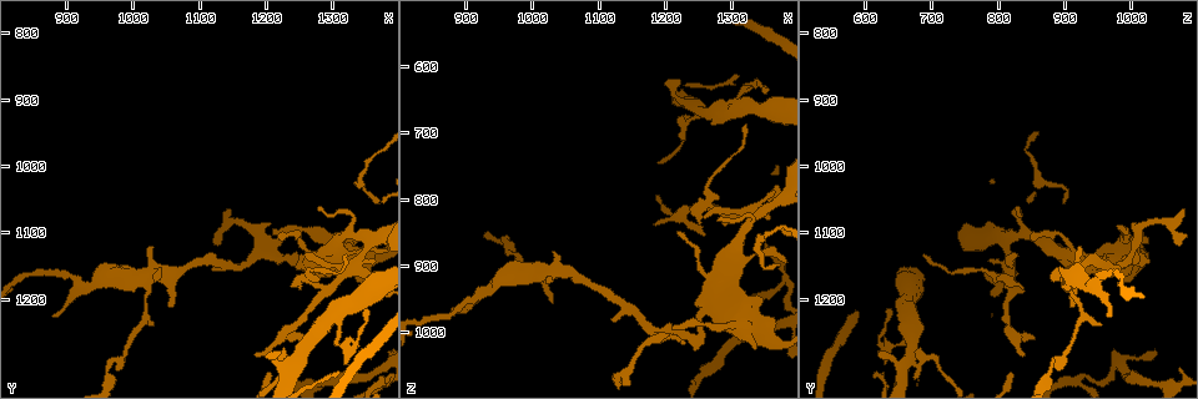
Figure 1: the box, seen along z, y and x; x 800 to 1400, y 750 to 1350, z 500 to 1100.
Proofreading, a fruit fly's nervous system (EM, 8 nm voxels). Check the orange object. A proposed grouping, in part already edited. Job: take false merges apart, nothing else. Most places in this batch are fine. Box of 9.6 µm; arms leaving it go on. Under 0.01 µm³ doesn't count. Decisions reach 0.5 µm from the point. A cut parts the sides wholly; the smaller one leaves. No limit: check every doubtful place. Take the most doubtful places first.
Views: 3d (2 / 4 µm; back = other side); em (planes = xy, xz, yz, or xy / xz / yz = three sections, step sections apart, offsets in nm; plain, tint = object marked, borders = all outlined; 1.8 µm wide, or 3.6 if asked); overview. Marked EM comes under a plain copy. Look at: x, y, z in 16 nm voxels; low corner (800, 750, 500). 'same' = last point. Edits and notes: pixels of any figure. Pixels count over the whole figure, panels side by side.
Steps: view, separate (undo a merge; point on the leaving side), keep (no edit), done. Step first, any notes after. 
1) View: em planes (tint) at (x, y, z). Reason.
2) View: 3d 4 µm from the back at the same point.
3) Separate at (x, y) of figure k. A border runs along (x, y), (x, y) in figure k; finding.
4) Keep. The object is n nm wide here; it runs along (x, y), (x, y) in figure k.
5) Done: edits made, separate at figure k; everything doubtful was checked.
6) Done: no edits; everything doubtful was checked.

View: em 3.6 µm xz step 8 (tint) at (1220, 1140, 1010). Branch point.

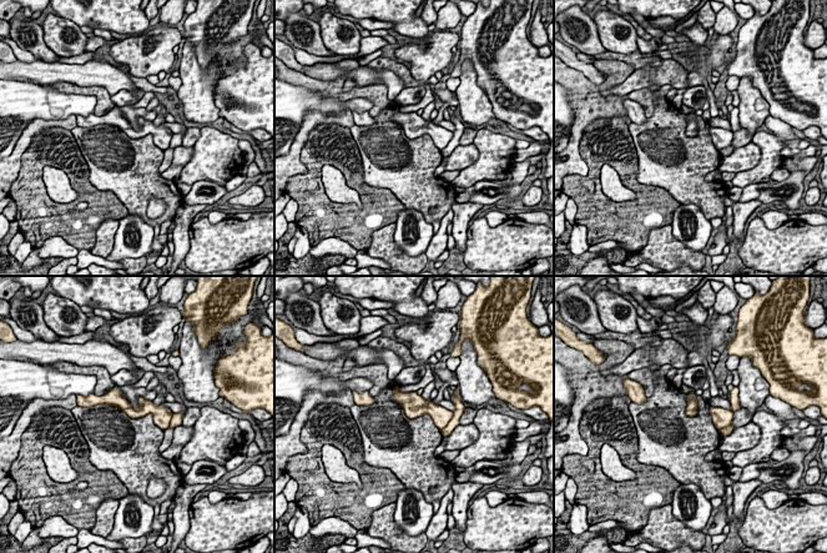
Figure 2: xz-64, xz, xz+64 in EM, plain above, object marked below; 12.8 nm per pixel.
View: em 3.6 µm planes (borders) at the same point. Cut it another way.

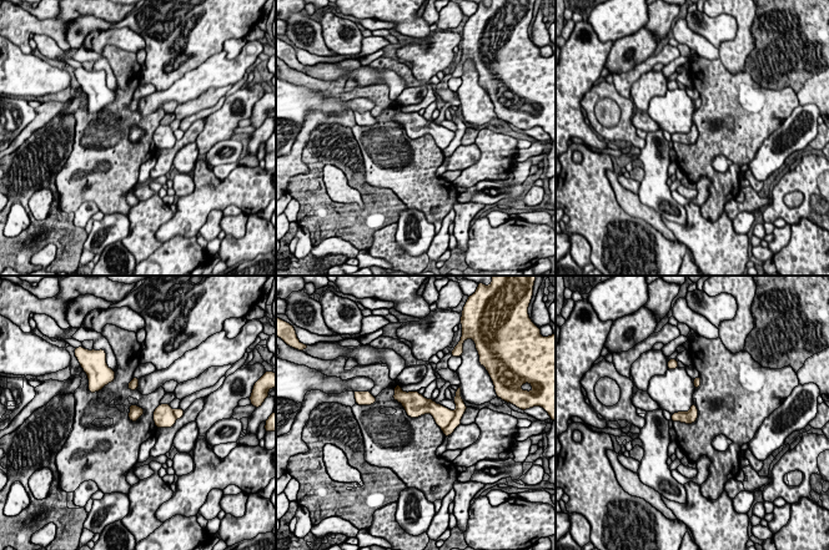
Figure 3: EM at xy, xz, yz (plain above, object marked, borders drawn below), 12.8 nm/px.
Separate at (442, 415) of figure 3. A border runs along (455, 412), (451, 422), (442, 429) in figure 3; two neurons meet here.

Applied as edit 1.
View: overview. See it whole again.

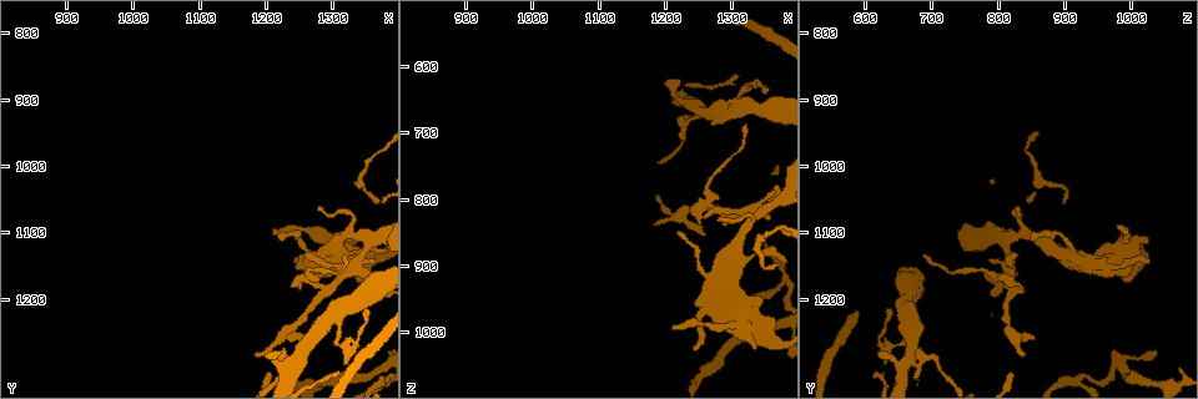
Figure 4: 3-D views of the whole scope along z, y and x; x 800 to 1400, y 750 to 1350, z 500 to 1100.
View: 3d 4 µm at (1250, 1290, 665). Small branch off a trunk.

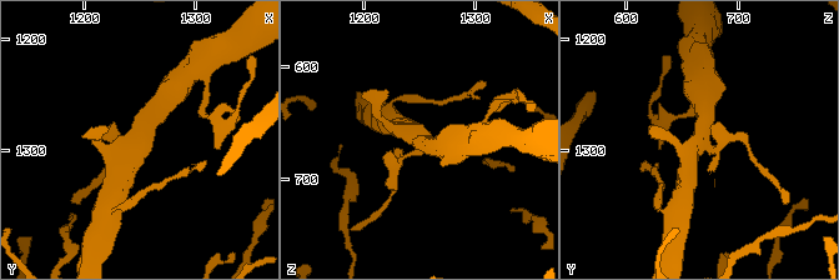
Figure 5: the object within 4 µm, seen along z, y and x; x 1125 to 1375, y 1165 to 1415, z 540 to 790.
View: em yz step 4 (tint) at (1250, 1290, 668). 4 arms meet here; now the EM.

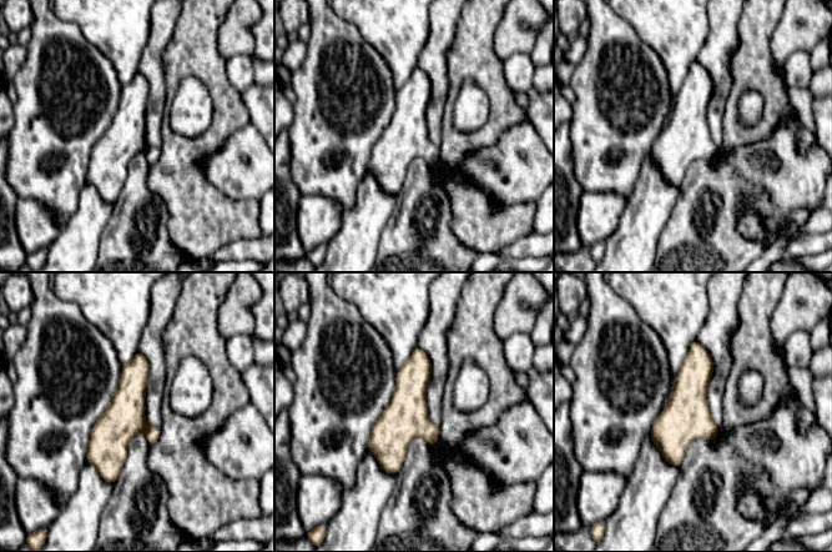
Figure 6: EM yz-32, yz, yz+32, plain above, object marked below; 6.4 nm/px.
View: em planes (tint) at the same point. Cut it another way.

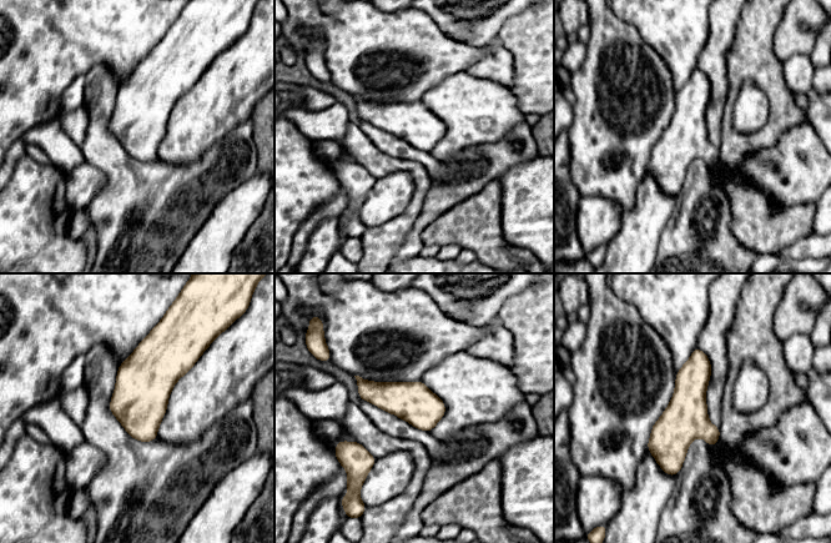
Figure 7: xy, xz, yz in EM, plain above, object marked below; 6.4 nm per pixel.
Keep. The object is 260 nm wide here; it runs along (696, 351), (670, 472) in figure 7; one neuron here.

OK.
Done: edits made, separate at figure 3; everything doubtful was checked.

